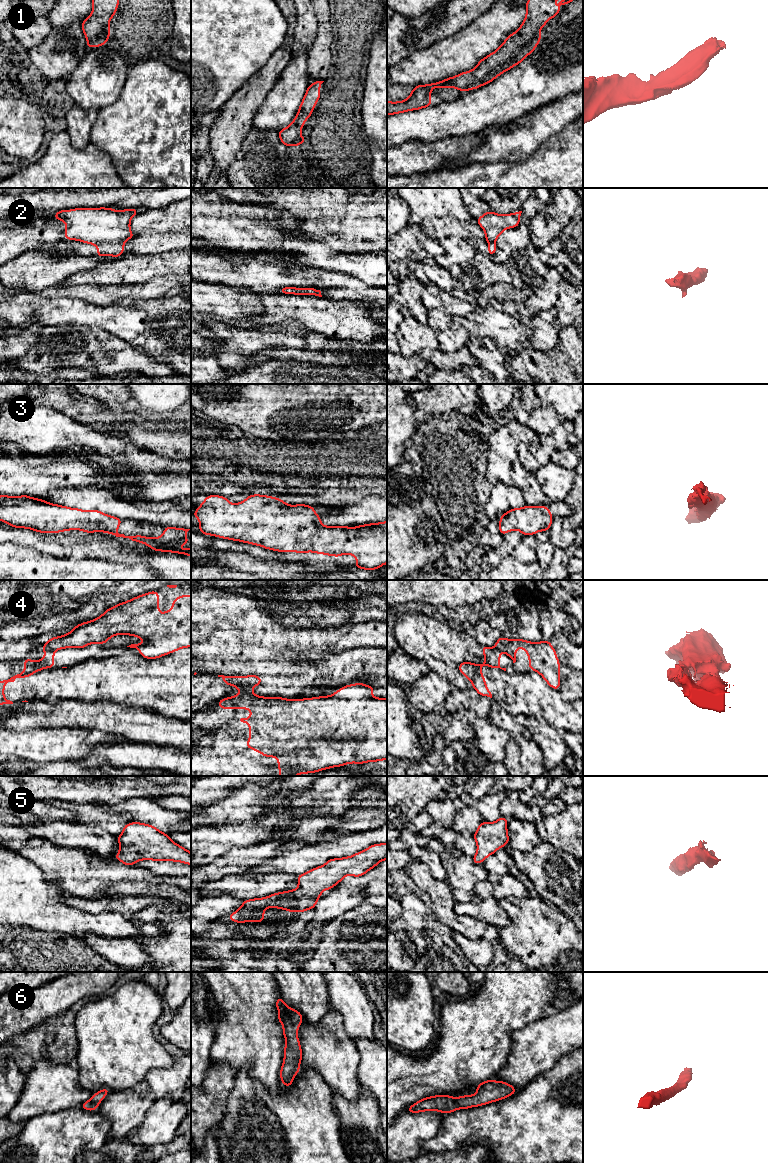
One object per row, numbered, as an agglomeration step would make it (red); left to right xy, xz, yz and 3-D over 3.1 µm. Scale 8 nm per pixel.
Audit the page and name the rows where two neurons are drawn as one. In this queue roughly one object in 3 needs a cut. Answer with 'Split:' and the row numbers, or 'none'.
Split: 2, 4

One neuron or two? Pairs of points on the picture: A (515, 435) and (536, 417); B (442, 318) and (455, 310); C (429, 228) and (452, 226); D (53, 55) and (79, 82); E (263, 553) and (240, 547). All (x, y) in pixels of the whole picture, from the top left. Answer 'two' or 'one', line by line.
A: two
B: two
C: one
D: two
E: one

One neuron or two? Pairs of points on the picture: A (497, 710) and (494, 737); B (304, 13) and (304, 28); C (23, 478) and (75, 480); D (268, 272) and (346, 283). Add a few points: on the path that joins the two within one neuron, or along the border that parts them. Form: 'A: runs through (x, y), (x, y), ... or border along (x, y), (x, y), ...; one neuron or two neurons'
A: border along (487, 717), (511, 736); two neurons
B: runs through (304, 17), (304, 24); one neuron
C: runs through (36, 478), (60, 478), (62, 480); one neuron
D: runs through (287, 278), (310, 274), (327, 283); one neuron

